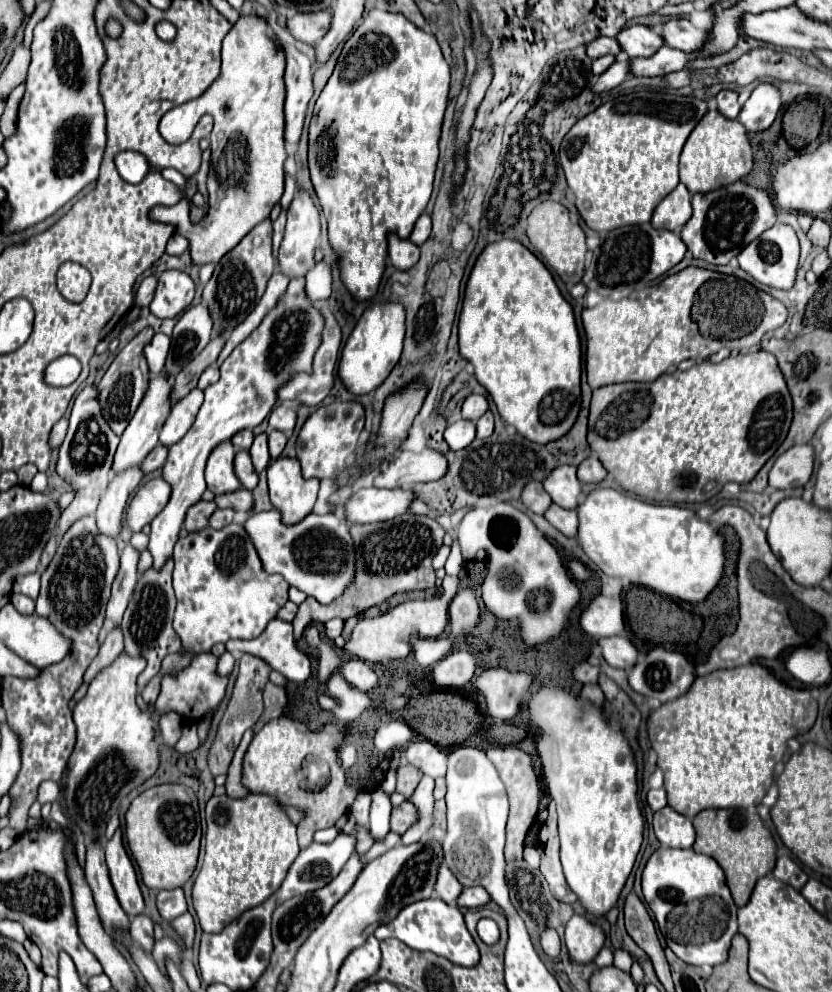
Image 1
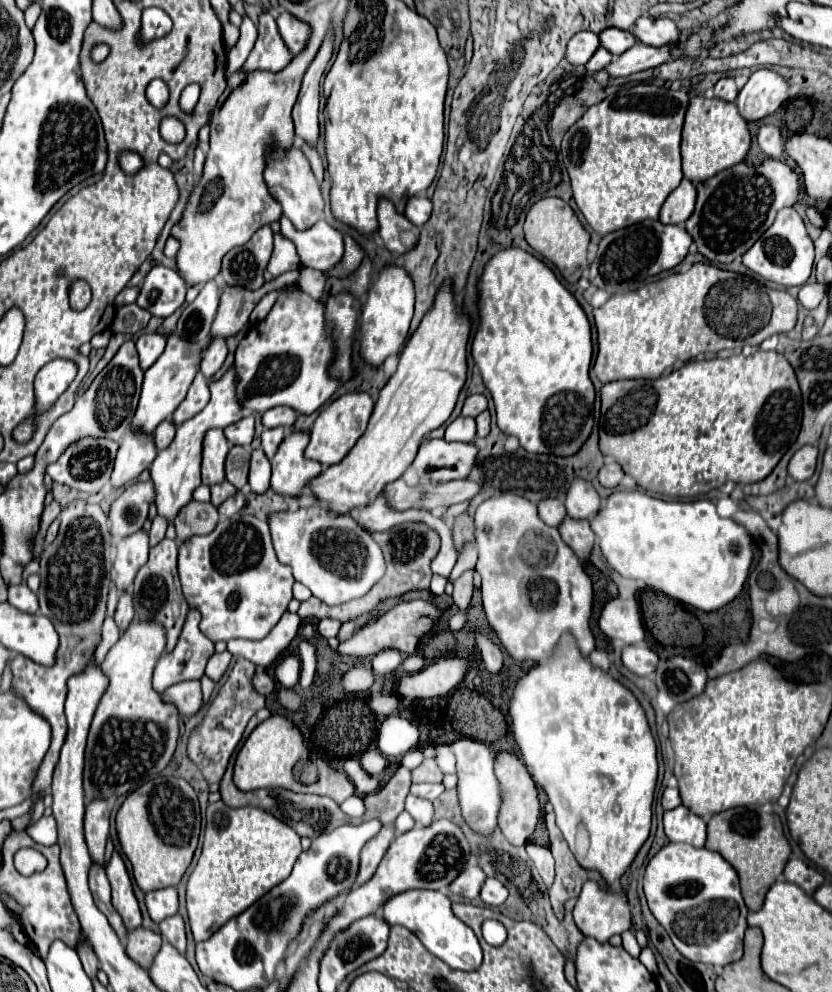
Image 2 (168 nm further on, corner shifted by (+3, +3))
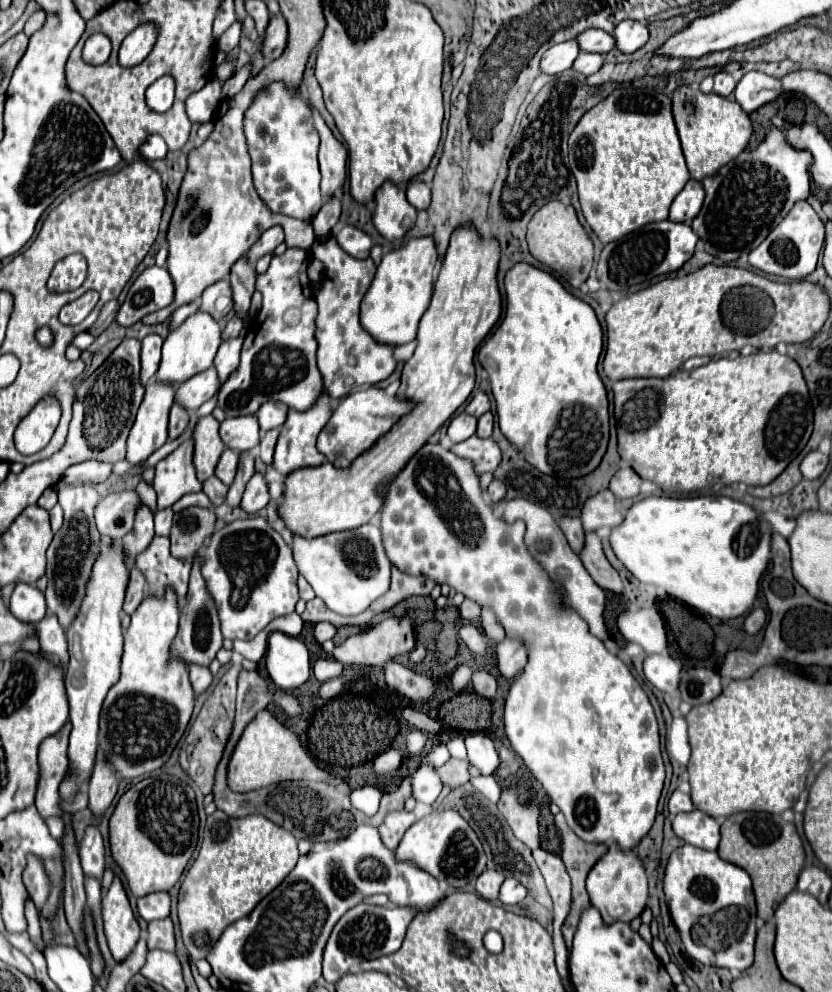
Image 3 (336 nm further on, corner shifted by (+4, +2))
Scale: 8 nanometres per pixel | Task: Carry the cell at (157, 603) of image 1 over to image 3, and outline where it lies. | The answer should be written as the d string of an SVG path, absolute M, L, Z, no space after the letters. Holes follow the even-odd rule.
M155 535L149 547L135 557L135 563L147 577L145 593L161 595L165 591L165 585L173 585L179 599L185 599L191 563L175 559L169 553L169 537Z

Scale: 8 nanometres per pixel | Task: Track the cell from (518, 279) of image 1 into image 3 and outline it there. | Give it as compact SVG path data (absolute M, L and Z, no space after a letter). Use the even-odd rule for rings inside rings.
M517 263L507 273L505 289L507 289L507 315L501 321L501 325L497 327L497 331L491 335L491 339L485 341L485 345L479 349L479 361L481 361L483 369L489 373L493 397L497 401L499 427L501 427L503 435L525 455L527 463L531 463L541 473L557 475L557 477L563 477L563 479L581 479L581 477L593 473L601 465L601 459L603 459L603 455L607 451L607 445L609 445L609 399L607 399L607 389L605 389L605 385L603 385L603 381L597 373L597 363L599 363L599 355L601 355L601 349L603 349L603 331L601 331L599 319L597 319L591 305L587 305L585 301L567 293L563 289L563 285L555 277L551 277L549 273L545 273L541 269L535 269L527 263Z

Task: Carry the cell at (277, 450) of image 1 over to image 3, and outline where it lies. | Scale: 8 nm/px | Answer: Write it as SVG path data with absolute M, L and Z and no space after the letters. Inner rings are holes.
M271 429L265 433L265 437L259 443L259 457L265 465L273 463L273 449L275 449L275 441L279 437L279 429Z

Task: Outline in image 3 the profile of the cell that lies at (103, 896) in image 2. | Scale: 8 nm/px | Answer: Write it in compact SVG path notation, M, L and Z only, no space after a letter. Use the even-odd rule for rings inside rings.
M89 825L85 829L85 835L79 843L79 855L81 855L81 865L83 865L85 875L101 879L103 863L105 863L105 849L103 849L103 839L97 825Z

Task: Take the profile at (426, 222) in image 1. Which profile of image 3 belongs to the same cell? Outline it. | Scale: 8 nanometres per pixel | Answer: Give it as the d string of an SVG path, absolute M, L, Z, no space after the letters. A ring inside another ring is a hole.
M413 181L413 183L407 187L407 199L409 199L411 205L417 207L419 211L421 211L421 209L427 209L427 207L429 207L429 201L431 201L431 189L429 189L427 183L423 183L423 181Z

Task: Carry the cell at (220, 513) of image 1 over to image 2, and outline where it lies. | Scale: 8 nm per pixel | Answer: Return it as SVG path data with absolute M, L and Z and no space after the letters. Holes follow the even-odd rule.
M238 492L236 496L232 496L232 498L228 498L226 502L222 502L220 506L218 506L218 512L222 514L222 516L234 516L236 512L240 512L242 510L242 506L246 504L246 498L244 498L244 494L242 492Z

